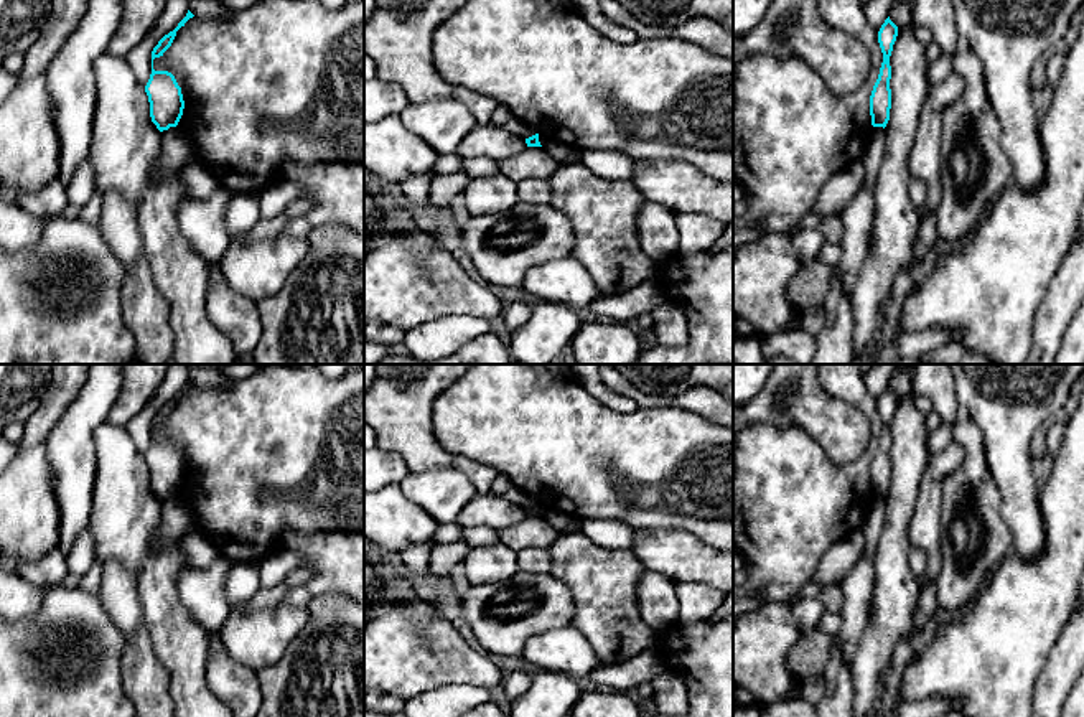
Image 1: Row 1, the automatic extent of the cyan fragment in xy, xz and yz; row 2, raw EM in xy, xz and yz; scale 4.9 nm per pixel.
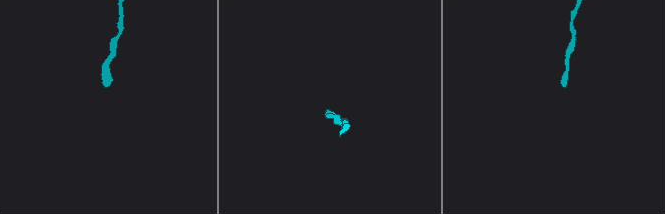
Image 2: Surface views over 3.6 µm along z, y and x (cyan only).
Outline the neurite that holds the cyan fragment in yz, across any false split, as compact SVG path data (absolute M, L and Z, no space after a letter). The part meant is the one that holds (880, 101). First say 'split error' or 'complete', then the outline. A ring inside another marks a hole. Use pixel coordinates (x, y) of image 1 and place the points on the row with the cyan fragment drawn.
complete | M888 16L878 31L878 43L883 53L883 63L881 63L878 79L870 96L870 115L871 115L873 127L885 129L890 120L890 109L891 109L890 56L891 56L896 36L898 36L898 26Z

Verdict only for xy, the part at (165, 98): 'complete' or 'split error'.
complete

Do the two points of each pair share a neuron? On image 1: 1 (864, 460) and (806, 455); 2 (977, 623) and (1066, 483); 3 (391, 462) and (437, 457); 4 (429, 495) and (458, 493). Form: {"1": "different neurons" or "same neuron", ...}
{"1": "same neuron", "2": "same neuron", "3": "different neurons", "4": "same neuron"}

